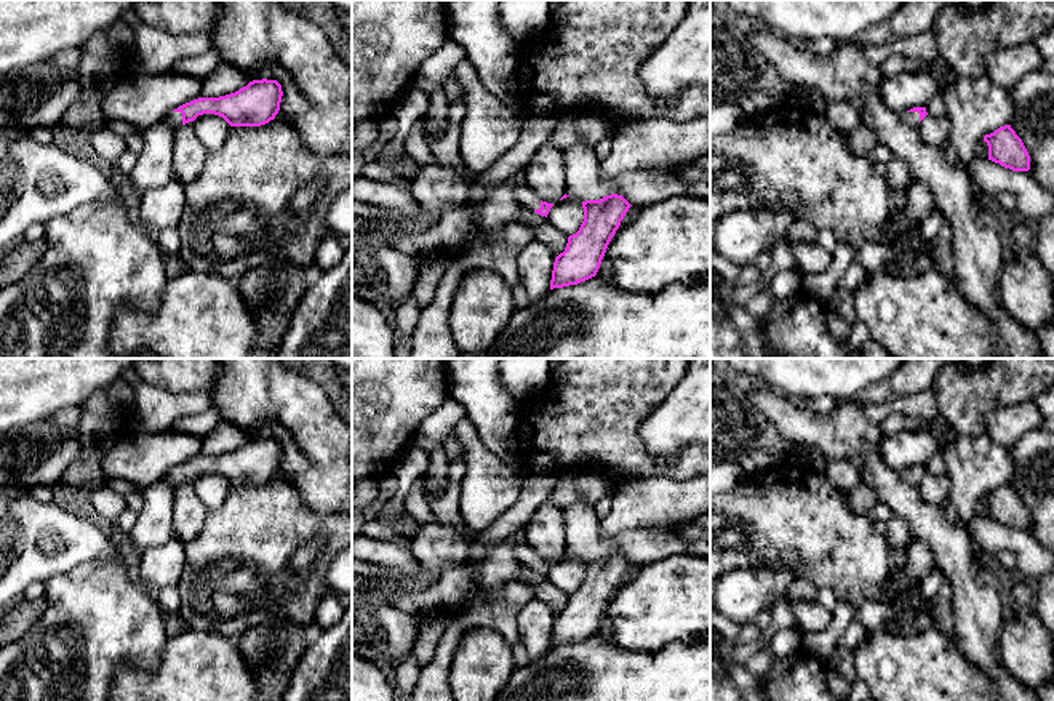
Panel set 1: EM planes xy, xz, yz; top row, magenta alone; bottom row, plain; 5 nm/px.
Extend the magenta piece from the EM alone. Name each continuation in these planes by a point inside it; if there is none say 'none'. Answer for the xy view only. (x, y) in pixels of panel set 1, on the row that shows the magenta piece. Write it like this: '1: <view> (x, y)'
1: xy (173, 119)

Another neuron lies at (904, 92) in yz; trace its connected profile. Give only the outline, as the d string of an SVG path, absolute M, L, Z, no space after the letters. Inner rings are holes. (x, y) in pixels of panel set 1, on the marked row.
M904 72L884 78L876 90L878 99L891 110L907 114L913 107L926 107L945 85L924 72Z

